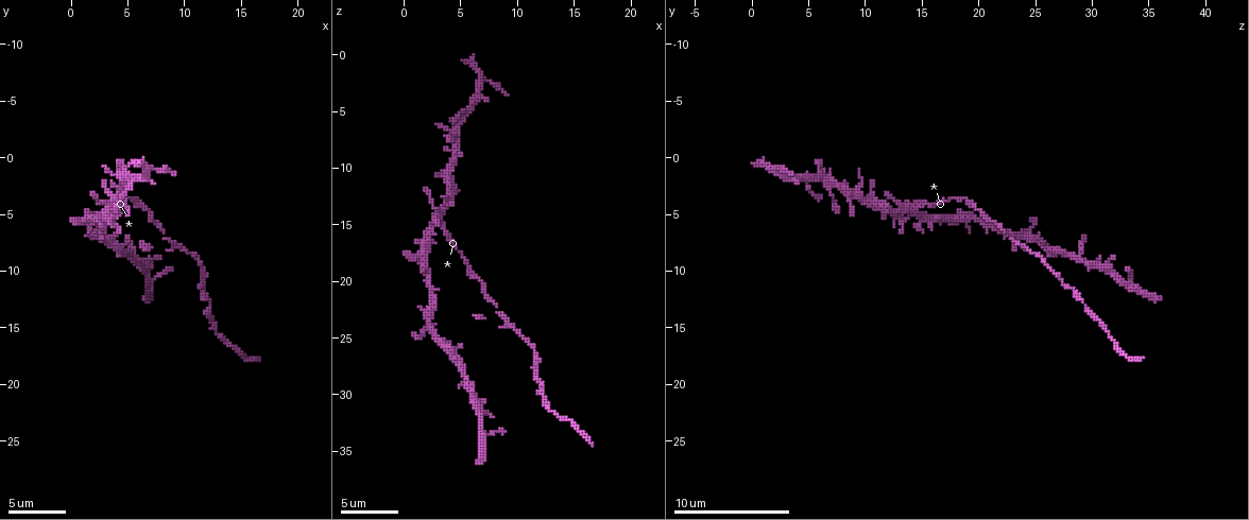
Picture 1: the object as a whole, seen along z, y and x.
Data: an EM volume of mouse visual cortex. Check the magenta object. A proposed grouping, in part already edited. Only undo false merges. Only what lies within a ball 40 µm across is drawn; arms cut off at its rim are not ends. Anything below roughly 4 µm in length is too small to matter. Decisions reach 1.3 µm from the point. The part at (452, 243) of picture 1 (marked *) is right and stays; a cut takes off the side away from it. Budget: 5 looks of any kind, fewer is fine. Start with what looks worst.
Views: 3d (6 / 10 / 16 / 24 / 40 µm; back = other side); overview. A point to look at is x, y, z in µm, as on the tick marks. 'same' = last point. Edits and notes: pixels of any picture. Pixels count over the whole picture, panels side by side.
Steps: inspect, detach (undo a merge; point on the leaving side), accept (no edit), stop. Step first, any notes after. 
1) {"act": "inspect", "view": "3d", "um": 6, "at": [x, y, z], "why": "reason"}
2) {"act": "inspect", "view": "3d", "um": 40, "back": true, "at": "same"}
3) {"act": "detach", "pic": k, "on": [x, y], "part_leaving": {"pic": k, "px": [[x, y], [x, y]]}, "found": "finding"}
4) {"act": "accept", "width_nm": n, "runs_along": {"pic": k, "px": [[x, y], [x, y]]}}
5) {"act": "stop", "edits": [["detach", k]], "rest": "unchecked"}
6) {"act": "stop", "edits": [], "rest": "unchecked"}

{"act": "inspect", "view": "3d", "um": 6, "at": [3.0, 5.0, 14.4], "why": "looks like a crossing"}

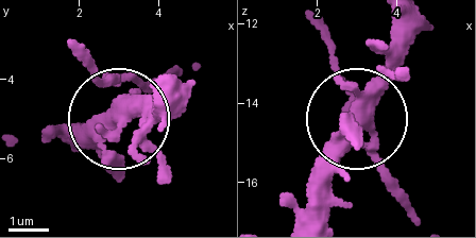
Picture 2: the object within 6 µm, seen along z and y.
{"act": "accept", "arms": 5, "found": "all the same neuron"}

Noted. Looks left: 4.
{"act": "inspect", "view": "3d", "um": 16, "at": [8.4, 7.2, 22.8], "why": "side arm on a straight run"}

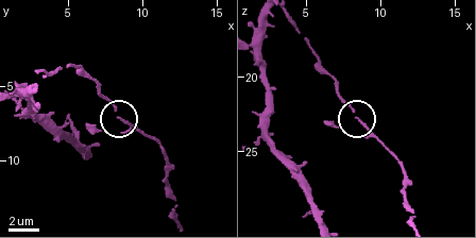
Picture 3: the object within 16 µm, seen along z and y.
{"act": "inspect", "view": "3d", "um": 6, "at": [8.6, 7.2, 23.0]}

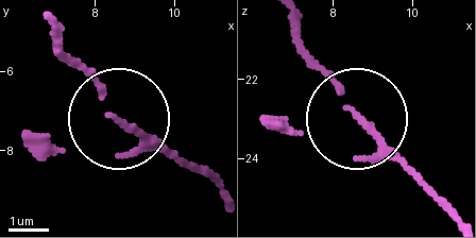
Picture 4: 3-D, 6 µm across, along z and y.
{"act": "accept", "width_nm": 80, "found": "one neuron here"}

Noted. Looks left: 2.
{"act": "inspect", "view": "3d", "um": 6, "at": [12.2, 13.4, 29.4], "why": "narrows sharply"}

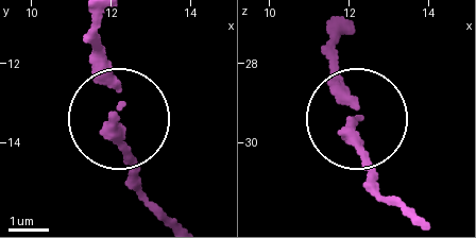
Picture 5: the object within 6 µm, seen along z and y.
{"act": "inspect", "view": "3d", "um": 6, "back": true, "at": [12.10, 13.20, 29.45]}

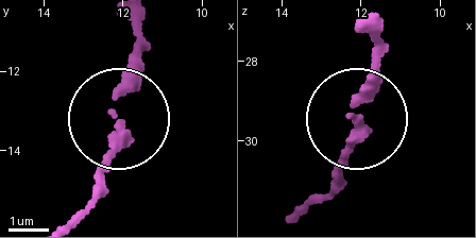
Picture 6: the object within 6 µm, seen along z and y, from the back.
{"act": "accept", "runs_along": {"pic": 6, "px": [[141, 21], [141, 62], [115, 103], [121, 133], [101, 190]]}, "found": "one neuron here"}

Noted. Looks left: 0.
{"act": "stop", "edits": [], "rest": "unchecked"}

